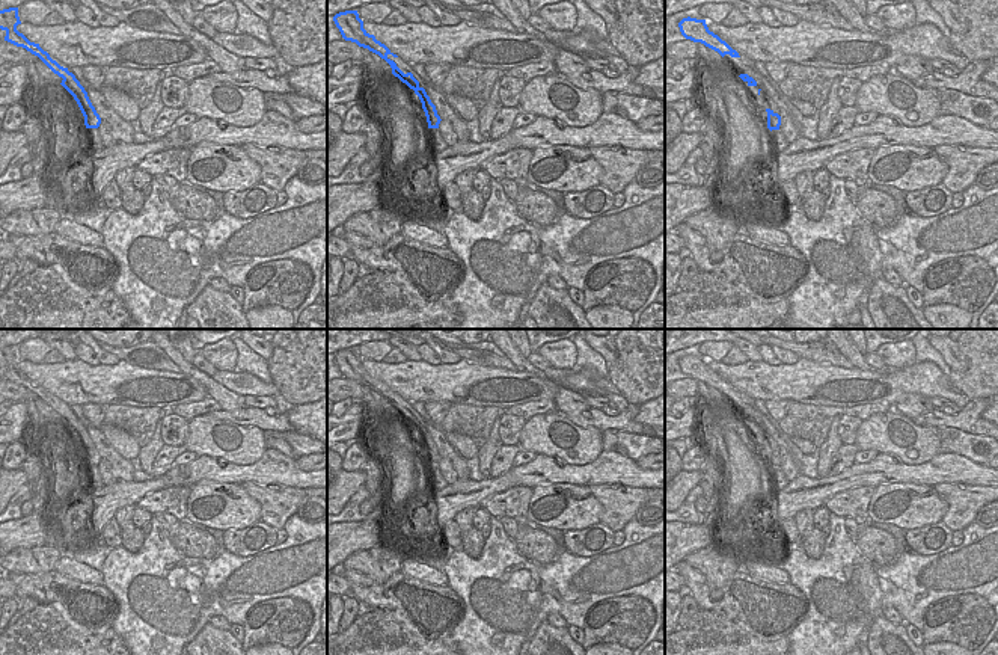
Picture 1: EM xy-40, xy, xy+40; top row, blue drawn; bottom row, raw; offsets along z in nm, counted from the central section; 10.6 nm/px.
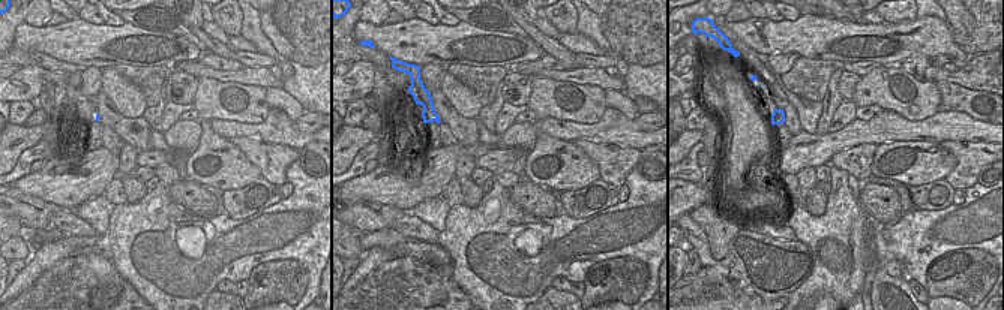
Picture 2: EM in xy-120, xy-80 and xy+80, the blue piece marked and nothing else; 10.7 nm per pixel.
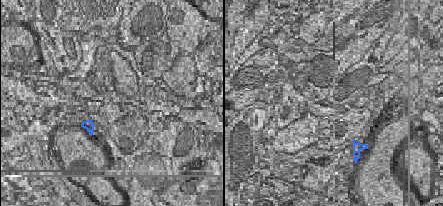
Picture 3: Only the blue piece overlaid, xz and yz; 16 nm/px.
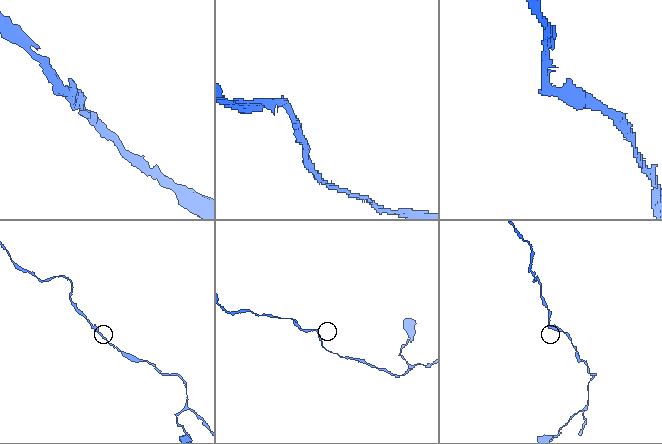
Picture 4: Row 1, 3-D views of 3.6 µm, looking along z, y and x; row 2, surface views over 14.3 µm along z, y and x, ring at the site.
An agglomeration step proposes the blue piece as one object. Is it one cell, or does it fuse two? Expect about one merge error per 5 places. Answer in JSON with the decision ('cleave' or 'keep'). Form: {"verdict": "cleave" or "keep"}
{"verdict": "keep"}

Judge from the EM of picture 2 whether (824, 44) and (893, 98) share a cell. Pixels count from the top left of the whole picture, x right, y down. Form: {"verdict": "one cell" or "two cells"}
{"verdict": "two cells"}

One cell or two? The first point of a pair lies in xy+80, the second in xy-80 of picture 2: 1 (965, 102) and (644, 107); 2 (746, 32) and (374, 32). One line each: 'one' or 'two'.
1: one
2: one

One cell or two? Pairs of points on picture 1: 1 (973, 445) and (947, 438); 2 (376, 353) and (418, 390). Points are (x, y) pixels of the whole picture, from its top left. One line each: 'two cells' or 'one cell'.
1: one cell
2: two cells

